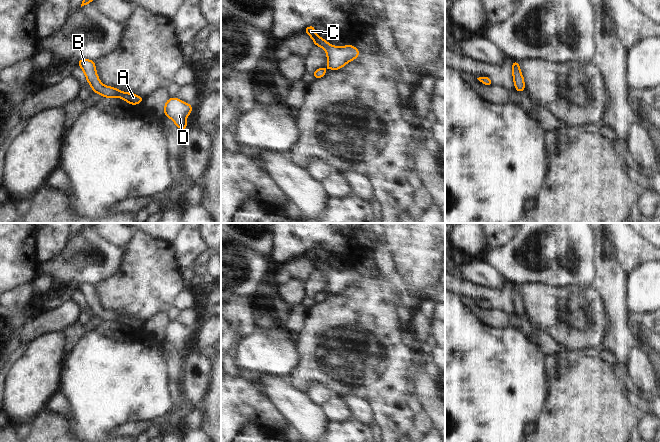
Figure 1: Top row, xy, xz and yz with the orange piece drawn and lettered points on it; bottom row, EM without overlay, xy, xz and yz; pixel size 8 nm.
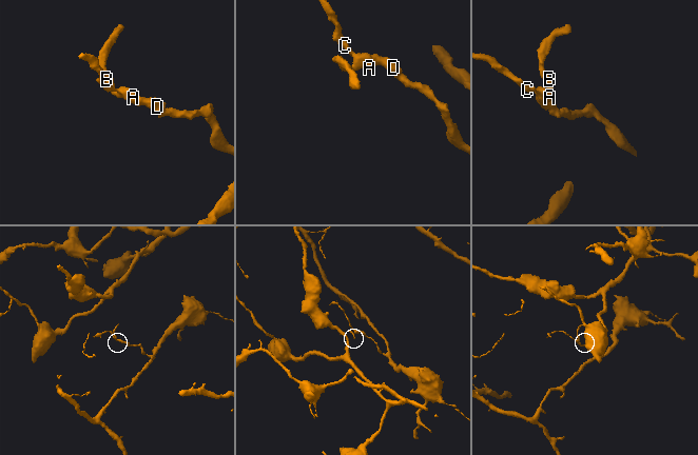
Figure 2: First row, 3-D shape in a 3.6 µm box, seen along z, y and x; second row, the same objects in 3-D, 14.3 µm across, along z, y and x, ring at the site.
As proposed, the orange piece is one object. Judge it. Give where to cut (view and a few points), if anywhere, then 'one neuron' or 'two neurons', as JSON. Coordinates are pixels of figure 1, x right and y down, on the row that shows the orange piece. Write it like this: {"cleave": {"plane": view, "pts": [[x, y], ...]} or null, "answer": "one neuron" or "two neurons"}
{"cleave": null, "answer": "one neuron"}

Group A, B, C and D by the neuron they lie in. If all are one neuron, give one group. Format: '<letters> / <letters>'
A B C D

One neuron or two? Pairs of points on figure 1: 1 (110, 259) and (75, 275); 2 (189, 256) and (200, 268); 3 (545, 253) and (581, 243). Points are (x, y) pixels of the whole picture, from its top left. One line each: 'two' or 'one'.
1: one
2: two
3: one

